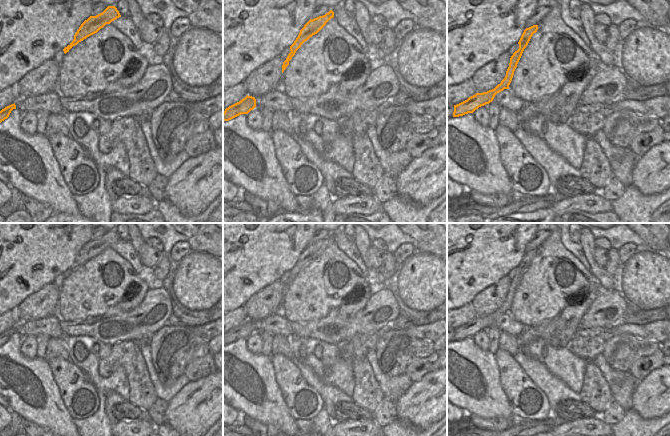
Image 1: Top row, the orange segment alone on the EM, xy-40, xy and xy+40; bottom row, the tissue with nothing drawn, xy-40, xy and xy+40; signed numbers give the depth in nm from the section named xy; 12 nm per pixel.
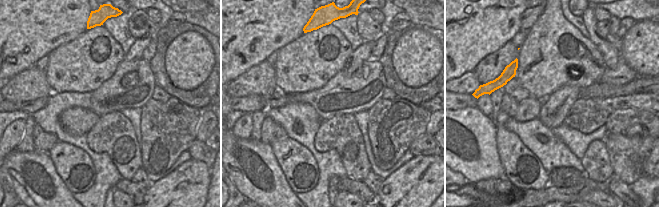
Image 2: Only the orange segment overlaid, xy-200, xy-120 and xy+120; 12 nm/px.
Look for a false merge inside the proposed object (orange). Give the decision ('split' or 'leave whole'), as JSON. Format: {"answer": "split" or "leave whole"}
{"answer": "leave whole"}

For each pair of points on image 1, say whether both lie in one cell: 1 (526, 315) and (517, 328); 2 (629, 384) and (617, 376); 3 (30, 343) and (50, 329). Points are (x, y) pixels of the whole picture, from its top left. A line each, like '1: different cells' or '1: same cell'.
1: different cells
2: different cells
3: different cells

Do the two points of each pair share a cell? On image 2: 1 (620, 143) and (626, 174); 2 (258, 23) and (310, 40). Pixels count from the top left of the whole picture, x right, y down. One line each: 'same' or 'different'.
1: same
2: different

